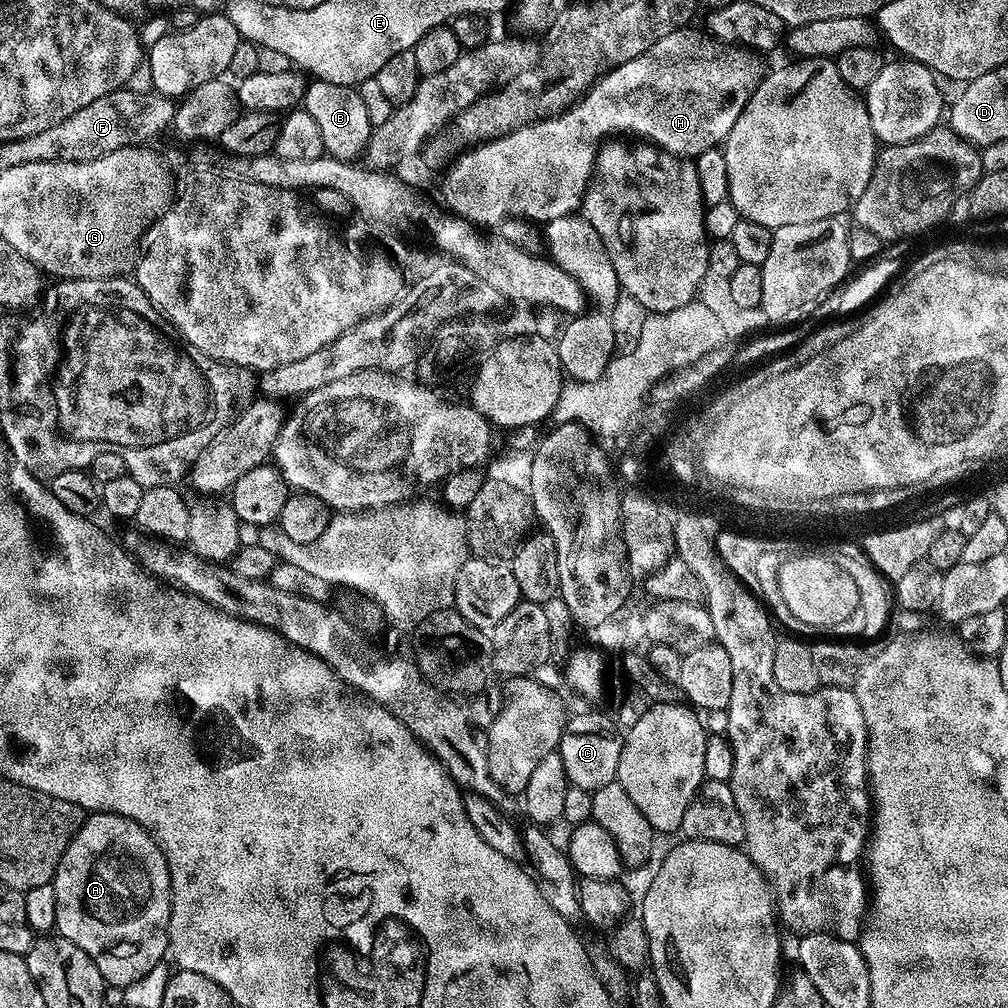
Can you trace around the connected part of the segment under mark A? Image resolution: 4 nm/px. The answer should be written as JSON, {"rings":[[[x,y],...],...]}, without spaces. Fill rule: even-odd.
{"rings":[[[109,812],[91,813],[70,846],[66,846],[51,884],[54,894],[58,894],[55,931],[92,959],[105,985],[124,989],[165,959],[172,909],[170,870],[158,842],[138,822]]]}

